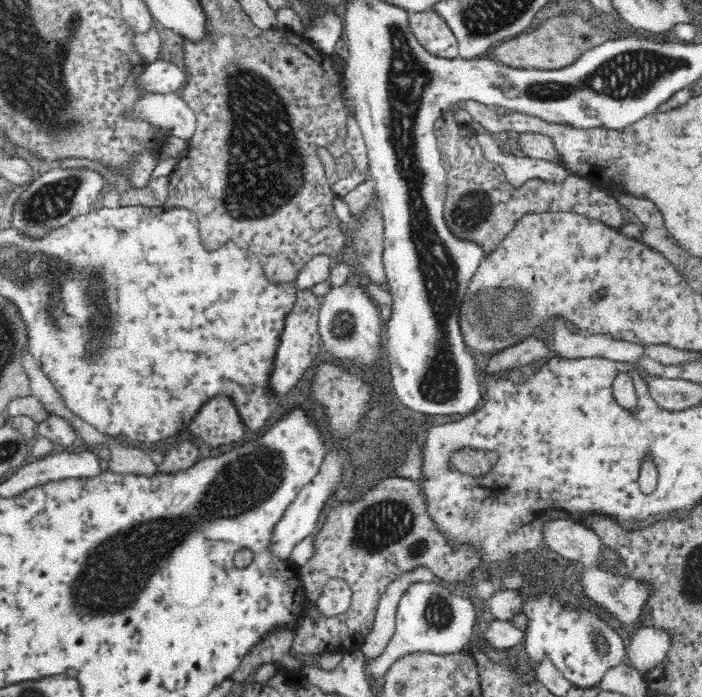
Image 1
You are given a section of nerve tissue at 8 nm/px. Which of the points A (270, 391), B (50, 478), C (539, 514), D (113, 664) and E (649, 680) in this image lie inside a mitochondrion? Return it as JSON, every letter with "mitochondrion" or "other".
{"A":"other","B":"other","C":"other","D":"other","E":"other"}

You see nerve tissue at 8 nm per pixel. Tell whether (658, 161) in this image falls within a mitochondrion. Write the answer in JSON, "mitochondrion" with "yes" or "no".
{"mitochondrion":"no"}

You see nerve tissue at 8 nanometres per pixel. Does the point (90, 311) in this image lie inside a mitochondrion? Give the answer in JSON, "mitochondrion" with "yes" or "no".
{"mitochondrion":"yes"}

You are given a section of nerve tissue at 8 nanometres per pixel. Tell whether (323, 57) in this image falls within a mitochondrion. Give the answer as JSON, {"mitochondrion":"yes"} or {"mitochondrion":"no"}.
{"mitochondrion":"no"}

